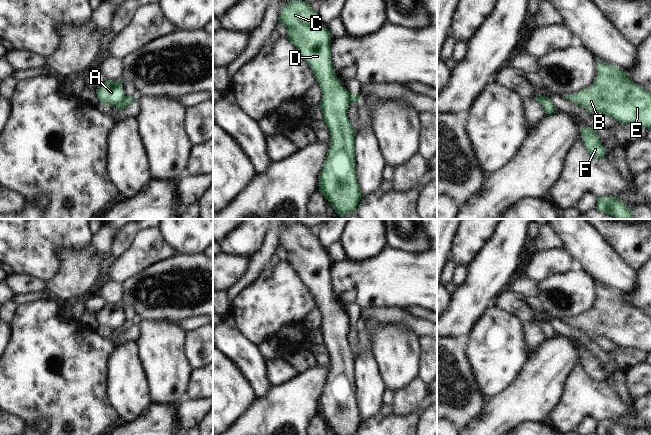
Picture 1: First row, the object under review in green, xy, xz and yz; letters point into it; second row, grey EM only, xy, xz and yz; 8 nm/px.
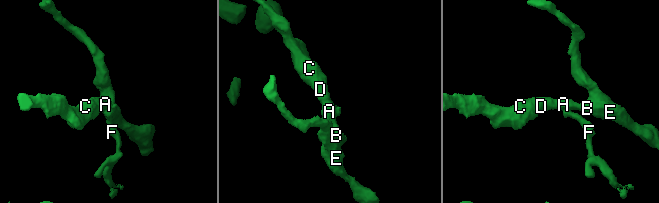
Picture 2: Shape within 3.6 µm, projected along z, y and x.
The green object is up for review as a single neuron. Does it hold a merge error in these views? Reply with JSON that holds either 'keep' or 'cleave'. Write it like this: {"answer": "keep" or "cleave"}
{"answer": "cleave"}

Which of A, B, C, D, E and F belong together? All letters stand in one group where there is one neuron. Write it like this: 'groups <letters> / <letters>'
groups A B C D E / F

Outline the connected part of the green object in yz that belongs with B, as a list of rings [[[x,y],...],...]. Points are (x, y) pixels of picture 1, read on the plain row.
[[[598,282],[593,307],[577,317],[562,319],[589,337],[605,337],[622,347],[651,353],[651,317],[632,306],[624,295]]]

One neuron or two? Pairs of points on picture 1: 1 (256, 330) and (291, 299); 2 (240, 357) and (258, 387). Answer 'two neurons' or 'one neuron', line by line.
1: one neuron
2: one neuron

